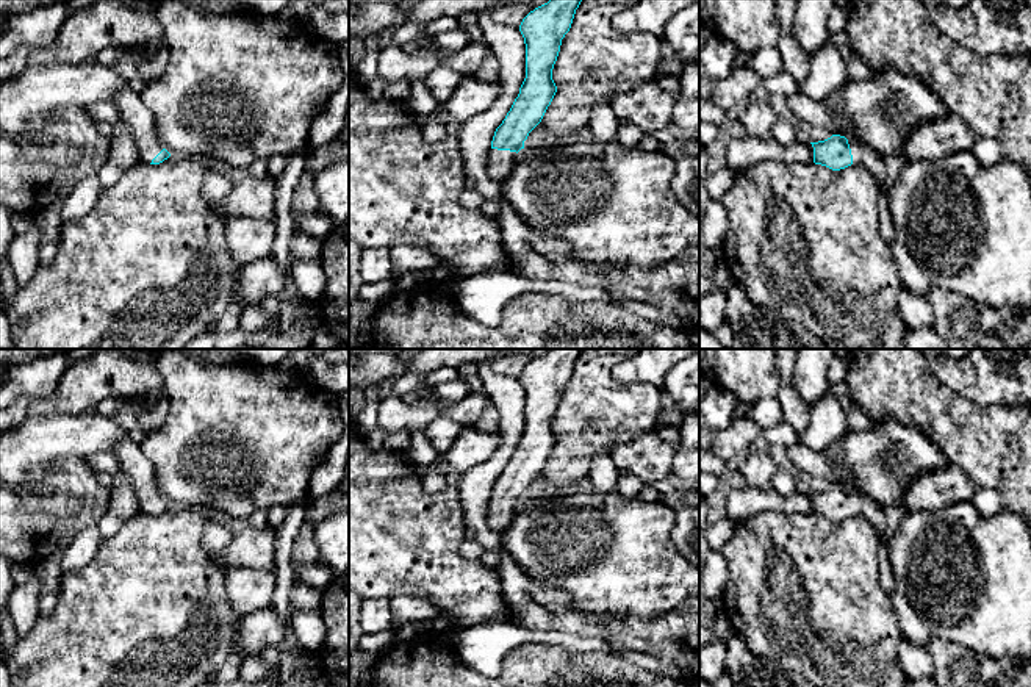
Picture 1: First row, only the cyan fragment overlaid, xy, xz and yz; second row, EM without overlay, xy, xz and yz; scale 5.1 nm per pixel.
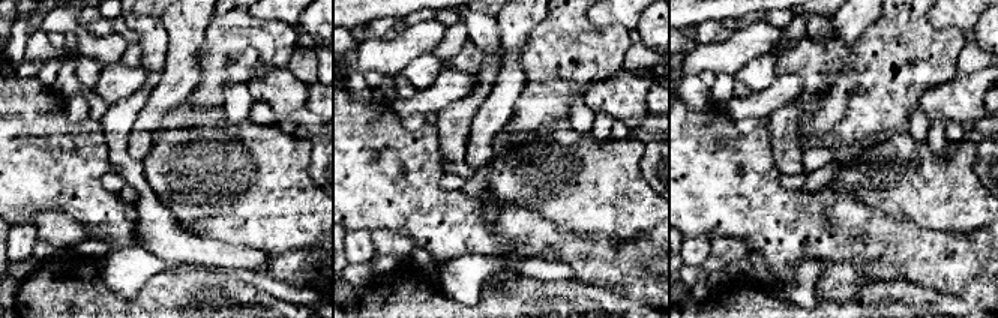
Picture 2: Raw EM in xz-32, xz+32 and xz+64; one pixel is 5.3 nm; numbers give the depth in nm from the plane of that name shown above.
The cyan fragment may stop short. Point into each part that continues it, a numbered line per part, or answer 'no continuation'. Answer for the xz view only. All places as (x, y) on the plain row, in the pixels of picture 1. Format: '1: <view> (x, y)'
1: xz (501, 514)

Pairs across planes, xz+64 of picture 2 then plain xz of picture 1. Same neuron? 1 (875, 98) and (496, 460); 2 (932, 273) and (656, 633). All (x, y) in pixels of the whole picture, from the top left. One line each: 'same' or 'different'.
1: different
2: same

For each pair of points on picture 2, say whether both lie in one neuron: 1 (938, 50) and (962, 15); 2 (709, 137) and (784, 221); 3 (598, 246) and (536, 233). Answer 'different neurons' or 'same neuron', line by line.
1: different neurons
2: same neuron
3: same neuron

